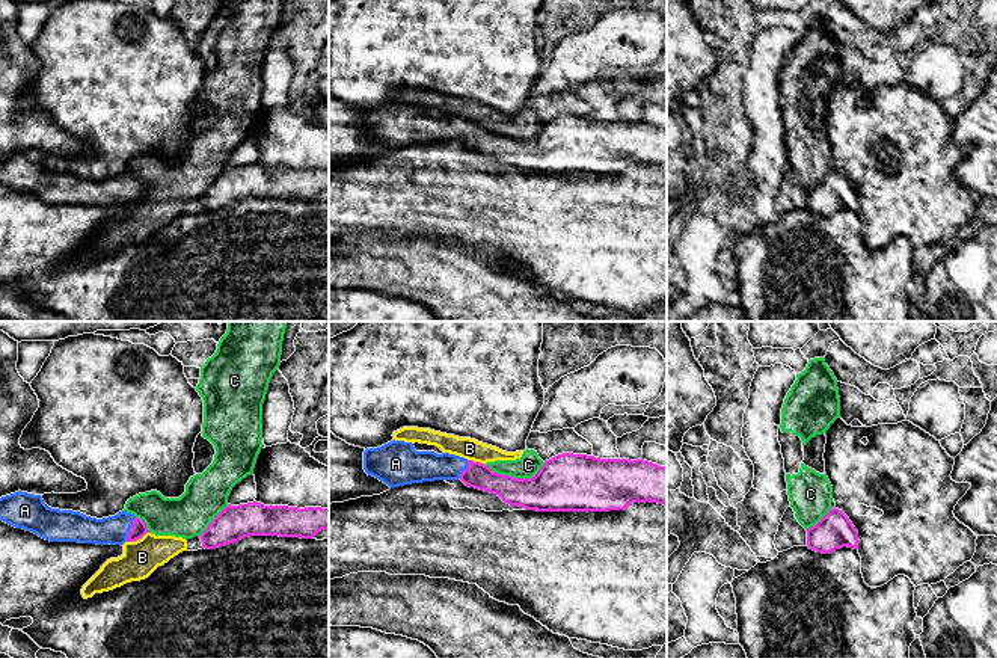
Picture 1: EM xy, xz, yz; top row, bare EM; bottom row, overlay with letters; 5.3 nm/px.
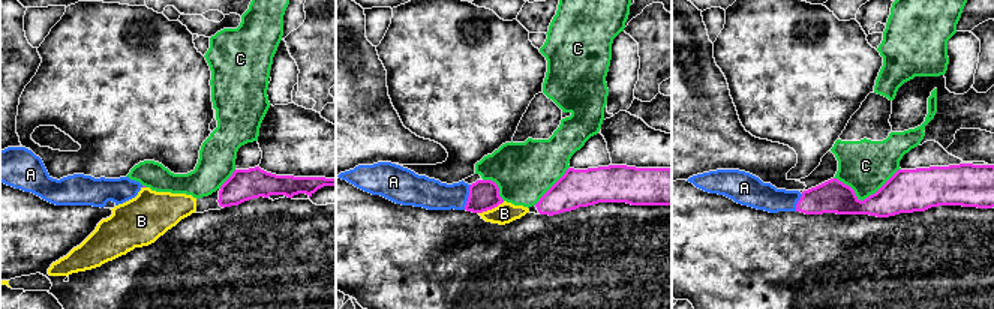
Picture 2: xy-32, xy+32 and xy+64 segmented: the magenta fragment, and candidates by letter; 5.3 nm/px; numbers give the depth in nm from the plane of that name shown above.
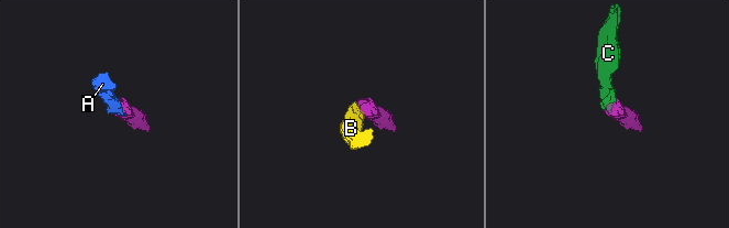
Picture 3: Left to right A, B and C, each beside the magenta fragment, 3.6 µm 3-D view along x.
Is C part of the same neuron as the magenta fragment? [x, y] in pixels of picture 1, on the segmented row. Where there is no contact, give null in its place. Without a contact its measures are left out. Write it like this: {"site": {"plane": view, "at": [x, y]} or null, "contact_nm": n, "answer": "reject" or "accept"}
{"site": {"plane": "xz", "at": [516, 479]}, "contact_nm": 320, "answer": "reject"}

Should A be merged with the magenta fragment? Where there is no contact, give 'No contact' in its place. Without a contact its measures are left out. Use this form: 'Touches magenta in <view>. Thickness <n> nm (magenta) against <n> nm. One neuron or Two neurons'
Touches magenta in xy. Thickness 90 nm (magenta) against 150 nm. One neuron

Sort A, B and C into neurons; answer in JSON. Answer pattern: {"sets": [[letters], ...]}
{"sets": [["A"], ["B", "C"]]}

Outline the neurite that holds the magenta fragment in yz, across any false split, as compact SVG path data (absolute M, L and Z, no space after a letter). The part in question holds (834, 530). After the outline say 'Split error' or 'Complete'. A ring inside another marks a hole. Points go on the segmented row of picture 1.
M836 507L807 530L807 546L816 552L830 554L843 546L858 549L858 543L858 531Z. Complete

